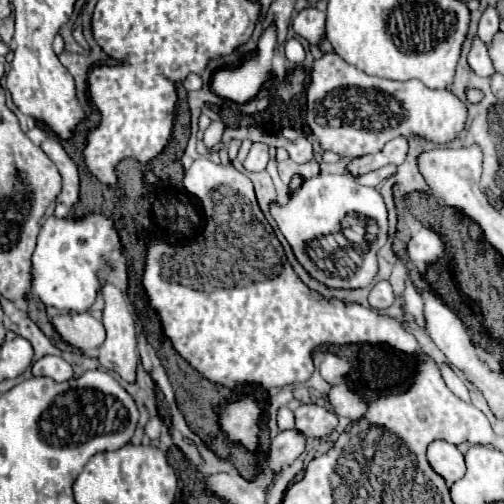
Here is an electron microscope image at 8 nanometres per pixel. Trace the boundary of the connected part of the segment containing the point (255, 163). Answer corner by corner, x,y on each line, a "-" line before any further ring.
254,143
250,155
244,161
244,168
250,172
259,172
266,168
270,160
269,147
264,143

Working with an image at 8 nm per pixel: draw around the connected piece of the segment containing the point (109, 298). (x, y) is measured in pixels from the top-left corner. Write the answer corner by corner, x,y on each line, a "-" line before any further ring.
104,283
100,289
104,297
104,309
102,309
102,323
106,327
106,341
100,345
98,361
102,367
116,371
124,381
134,383
136,379
136,365
138,365
138,353
136,353
136,329
134,329
134,317
124,301
124,295
120,289
116,289
112,283

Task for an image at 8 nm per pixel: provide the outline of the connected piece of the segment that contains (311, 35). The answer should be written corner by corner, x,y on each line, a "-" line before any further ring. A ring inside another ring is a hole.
306,7
294,19
294,31
304,37
310,45
318,45
324,39
324,13
316,7

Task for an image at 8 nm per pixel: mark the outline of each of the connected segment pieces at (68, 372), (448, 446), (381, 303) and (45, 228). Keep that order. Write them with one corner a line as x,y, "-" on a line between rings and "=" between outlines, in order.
46,355
32,365
32,375
36,377
50,377
54,381
66,381
72,377
72,367
62,357
=
434,441
428,447
428,459
434,471
446,479
448,487
466,473
462,451
448,441
=
378,281
372,289
370,289
370,295
368,295
368,303
370,307
382,311
382,309
388,309
392,303
394,303
394,293
392,293
392,287
388,281
=
92,213
80,221
48,217
42,223
32,255
32,293
44,305
52,305
62,313
88,311
98,295
98,271
106,265
108,253
114,249
120,249
118,233
104,215

